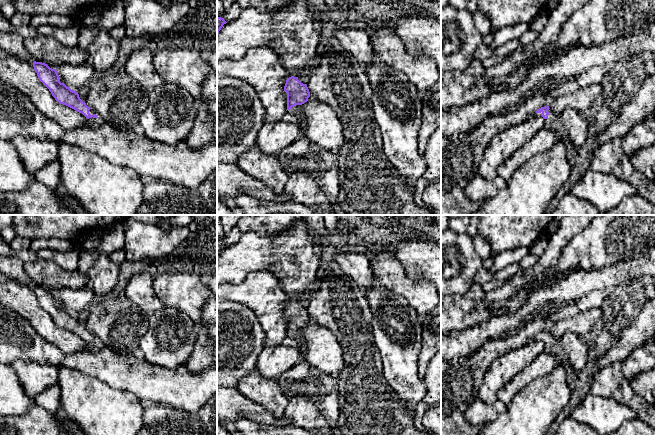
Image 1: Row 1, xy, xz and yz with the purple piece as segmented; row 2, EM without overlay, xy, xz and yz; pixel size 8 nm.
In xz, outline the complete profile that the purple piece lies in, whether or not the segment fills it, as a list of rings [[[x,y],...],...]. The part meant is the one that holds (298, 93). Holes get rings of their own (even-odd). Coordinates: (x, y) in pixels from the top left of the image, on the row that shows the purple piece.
[[[298,77],[287,78],[284,91],[287,93],[287,110],[289,118],[299,118],[300,106],[308,101],[310,92],[306,84],[301,83]]]

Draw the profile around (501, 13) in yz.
[[[478,0],[478,10],[491,22],[493,33],[505,26],[528,23],[547,12],[550,0]]]

